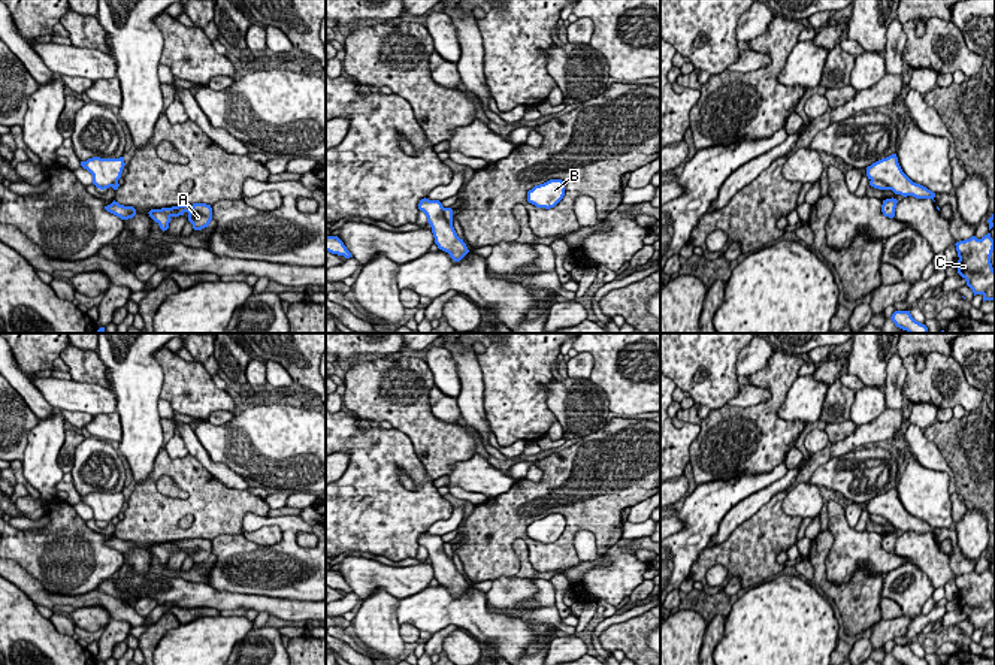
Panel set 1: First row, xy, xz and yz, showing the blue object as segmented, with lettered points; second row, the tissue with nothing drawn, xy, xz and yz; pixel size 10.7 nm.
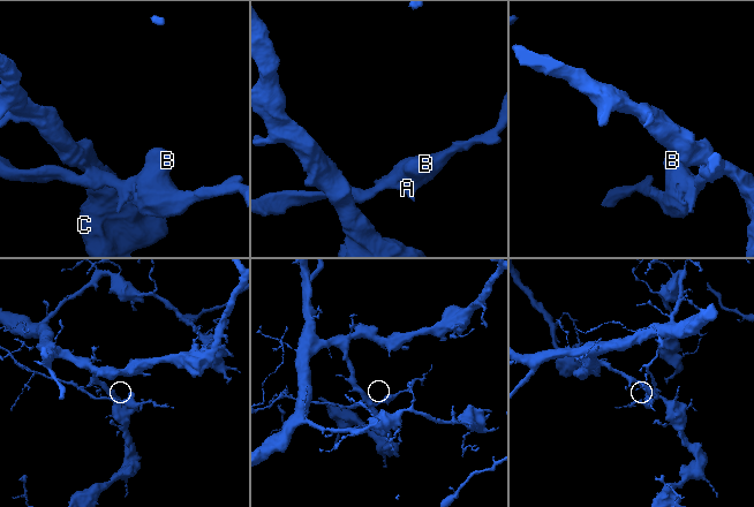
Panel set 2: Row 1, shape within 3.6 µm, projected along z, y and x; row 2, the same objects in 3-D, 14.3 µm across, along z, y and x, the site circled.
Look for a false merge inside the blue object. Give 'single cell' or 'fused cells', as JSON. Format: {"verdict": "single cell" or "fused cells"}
{"verdict": "fused cells"}

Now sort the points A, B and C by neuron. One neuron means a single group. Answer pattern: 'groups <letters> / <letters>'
groups A B / C

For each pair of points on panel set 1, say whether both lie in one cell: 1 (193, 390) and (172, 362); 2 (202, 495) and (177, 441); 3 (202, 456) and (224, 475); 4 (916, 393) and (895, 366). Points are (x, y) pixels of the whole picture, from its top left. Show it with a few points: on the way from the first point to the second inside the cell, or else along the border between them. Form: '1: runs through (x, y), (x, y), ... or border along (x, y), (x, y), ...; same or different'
1: runs through (186, 383), (175, 369); same
2: border along (163, 449), (172, 458), (184, 458), (187, 455); different
3: runs through (208, 462), (218, 471); same
4: border along (901, 359), (906, 368), (904, 393), (910, 401); different

